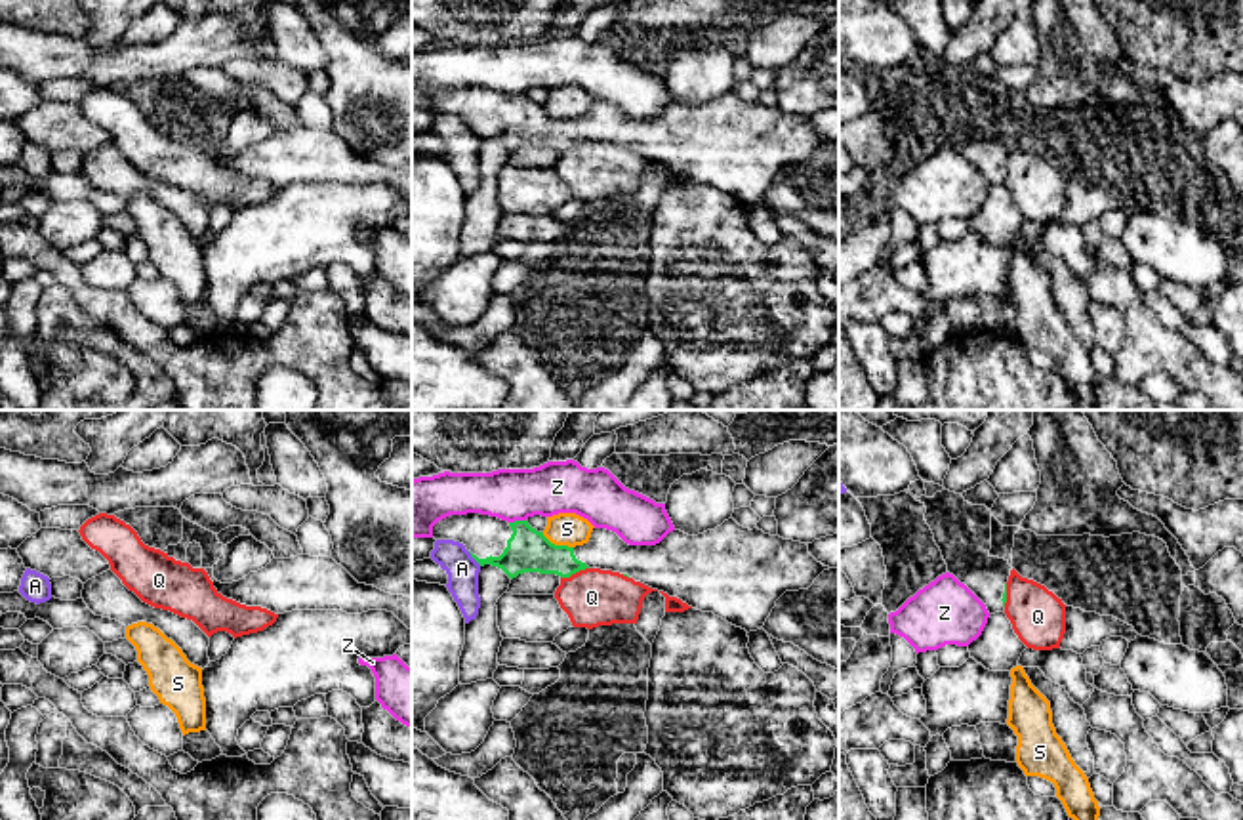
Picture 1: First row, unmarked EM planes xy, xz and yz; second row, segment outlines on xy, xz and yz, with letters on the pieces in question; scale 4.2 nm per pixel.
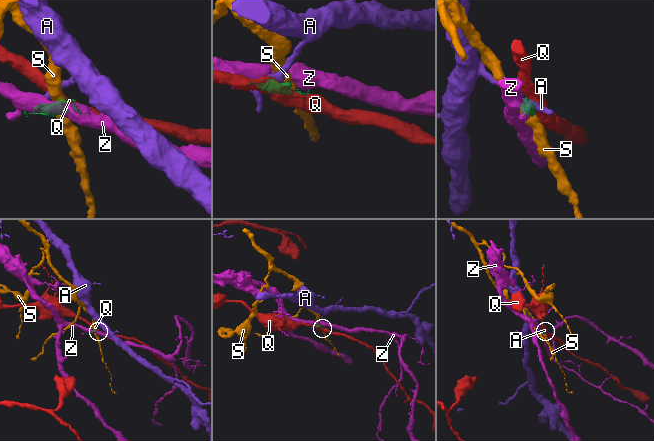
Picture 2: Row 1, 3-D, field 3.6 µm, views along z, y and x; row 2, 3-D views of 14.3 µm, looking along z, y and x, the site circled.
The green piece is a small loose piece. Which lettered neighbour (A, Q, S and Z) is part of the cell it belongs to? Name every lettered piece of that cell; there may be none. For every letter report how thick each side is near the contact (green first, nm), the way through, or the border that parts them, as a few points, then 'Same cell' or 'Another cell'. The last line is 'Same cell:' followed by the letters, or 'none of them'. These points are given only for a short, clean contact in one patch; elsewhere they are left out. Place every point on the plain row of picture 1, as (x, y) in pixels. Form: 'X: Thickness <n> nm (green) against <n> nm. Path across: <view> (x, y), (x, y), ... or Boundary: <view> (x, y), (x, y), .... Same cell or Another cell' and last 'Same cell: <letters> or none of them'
A: Thickness 180 nm (green) against 140 nm. Boundary: xz (468, 124), (481, 138). Another cell
Q: Thickness 180 nm (green) against 240 nm. Another cell
S: Thickness 180 nm (green) against 140 nm. Boundary: xz (542, 105), (551, 115), (572, 121). Another cell
Z: Thickness 180 nm (green) against 220 nm. Another cell
Same cell: none of them

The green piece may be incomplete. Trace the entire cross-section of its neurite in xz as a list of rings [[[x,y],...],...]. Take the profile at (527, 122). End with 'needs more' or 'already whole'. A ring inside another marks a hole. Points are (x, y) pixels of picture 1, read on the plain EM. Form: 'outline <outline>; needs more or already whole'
outline [[[467,86],[438,93],[433,99],[433,111],[463,116],[480,139],[498,139],[511,153],[524,145],[560,151],[570,151],[585,141],[620,145],[696,183],[713,185],[747,206],[763,202],[785,164],[808,162],[824,143],[829,143],[808,126],[806,116],[784,113],[778,107],[770,109],[759,101],[744,101],[734,92],[698,109],[673,103],[656,118],[629,118],[612,103],[593,101],[587,116],[568,120],[551,116],[528,93],[507,95],[490,88]]]; needs more

